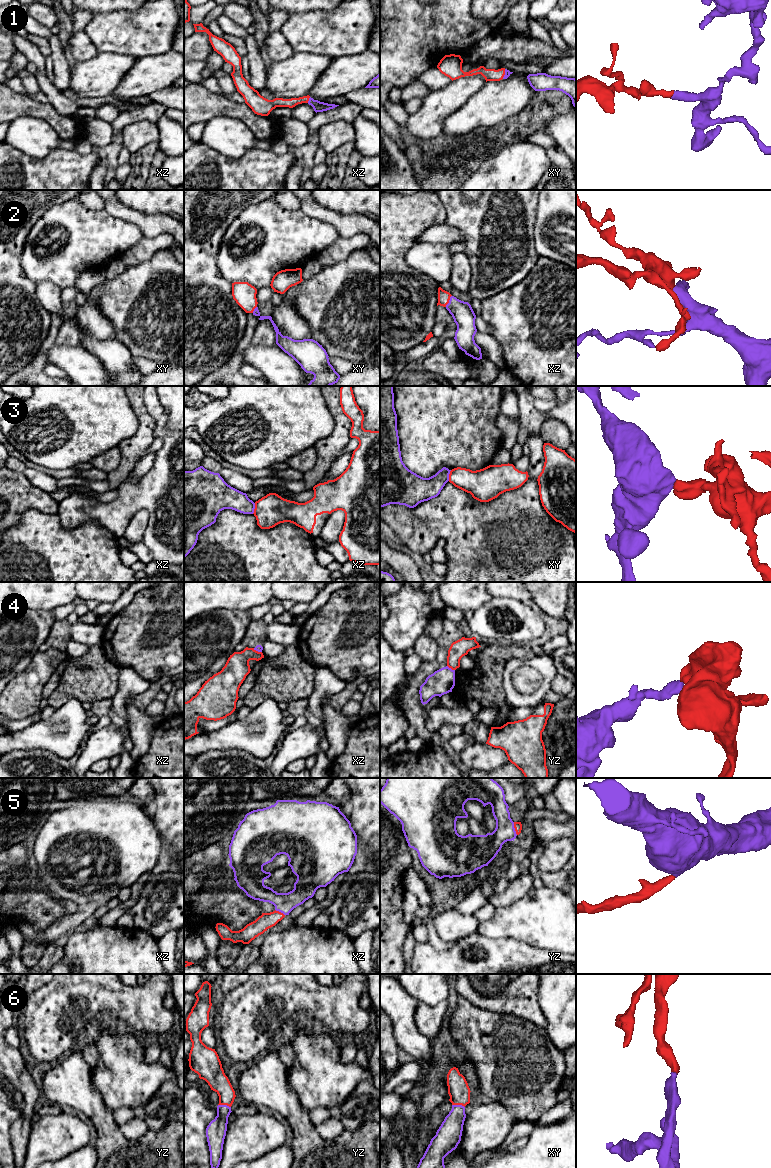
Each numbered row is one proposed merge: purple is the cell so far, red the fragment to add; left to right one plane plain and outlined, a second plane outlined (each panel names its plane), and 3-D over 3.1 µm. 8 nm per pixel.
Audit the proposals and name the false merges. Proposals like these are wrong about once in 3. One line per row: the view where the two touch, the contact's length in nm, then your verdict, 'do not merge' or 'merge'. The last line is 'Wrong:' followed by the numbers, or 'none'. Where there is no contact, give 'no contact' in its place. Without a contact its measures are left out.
1: meets purple in xz; contact 50 nm long; merge
2: meets purple in xz; contact 110 nm long; merge
3: meets purple in xz; contact 90 nm long; do not merge
4: meets purple in yz; contact 80 nm long; do not merge
5: meets purple in yz; contact 110 nm long; merge
6: meets purple in yz; contact 110 nm long; merge
Wrong: 3, 4

